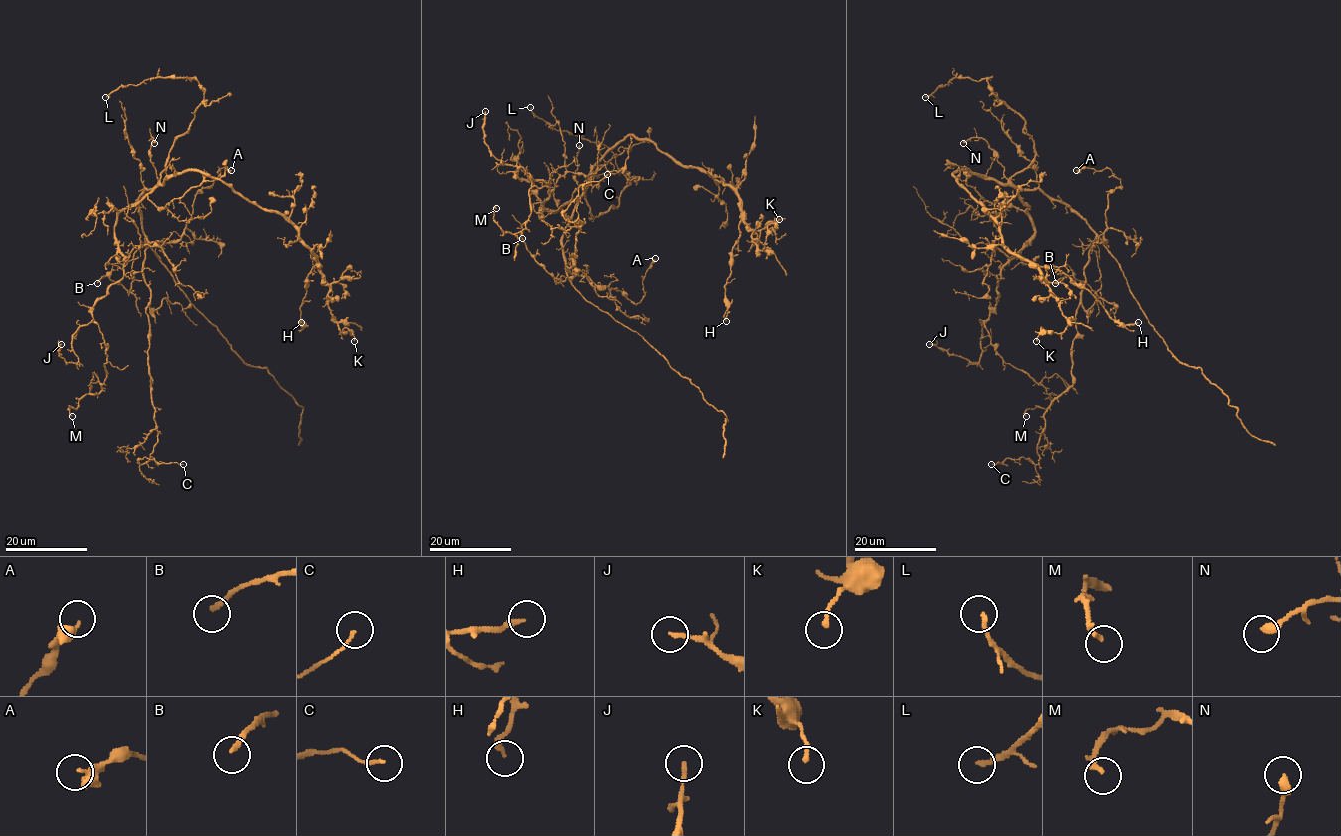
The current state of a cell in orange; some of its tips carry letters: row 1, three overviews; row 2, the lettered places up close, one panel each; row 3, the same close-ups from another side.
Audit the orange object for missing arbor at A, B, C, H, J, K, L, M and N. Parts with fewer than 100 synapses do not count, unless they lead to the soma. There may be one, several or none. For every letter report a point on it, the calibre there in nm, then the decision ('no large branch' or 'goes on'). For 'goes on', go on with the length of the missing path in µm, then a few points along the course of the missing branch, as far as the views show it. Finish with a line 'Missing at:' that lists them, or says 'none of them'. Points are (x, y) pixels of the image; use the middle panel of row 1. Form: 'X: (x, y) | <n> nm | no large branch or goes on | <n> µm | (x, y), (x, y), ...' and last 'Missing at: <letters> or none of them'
A: (655, 258) | 320 nm | no large branch
B: (522, 238) | 180 nm | no large branch
C: (607, 174) | 110 nm | no large branch
H: (726, 321) | 240 nm | no large branch
J: (485, 111) | 170 nm | no large branch
K: (779, 219) | 180 nm | no large branch
L: (530, 107) | 170 nm | no large branch
M: (496, 208) | 190 nm | no large branch
N: (579, 145) | 340 nm | no large branch
Missing at: none of them

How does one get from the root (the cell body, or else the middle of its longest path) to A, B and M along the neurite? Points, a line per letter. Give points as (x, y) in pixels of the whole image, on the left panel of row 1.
A: (145, 189), (137, 200), (144, 236), (176, 242), (194, 196), (213, 184), (219, 168), (231, 170)
B: (145, 189), (137, 200), (144, 243), (133, 257), (134, 281), (130, 290), (106, 275), (97, 283)
M: (145, 189), (115, 224), (124, 275), (92, 309), (106, 378), (97, 394), (69, 407), (72, 416)

